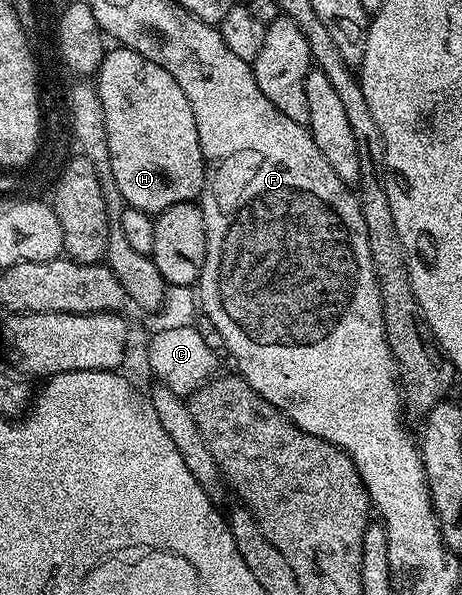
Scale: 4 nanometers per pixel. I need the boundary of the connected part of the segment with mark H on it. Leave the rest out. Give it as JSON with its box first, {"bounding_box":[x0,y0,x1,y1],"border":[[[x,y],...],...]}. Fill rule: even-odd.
{"bounding_box":[97,48,205,216],"border":[[[126,48],[114,49],[108,49],[103,55],[97,89],[105,114],[109,159],[121,196],[130,209],[152,216],[173,204],[195,202],[203,192],[205,163],[201,144],[197,140],[197,120],[193,120],[193,108],[189,108],[189,100],[185,100],[181,84],[177,84],[165,68],[153,64],[153,60],[145,60],[145,56]]]}

